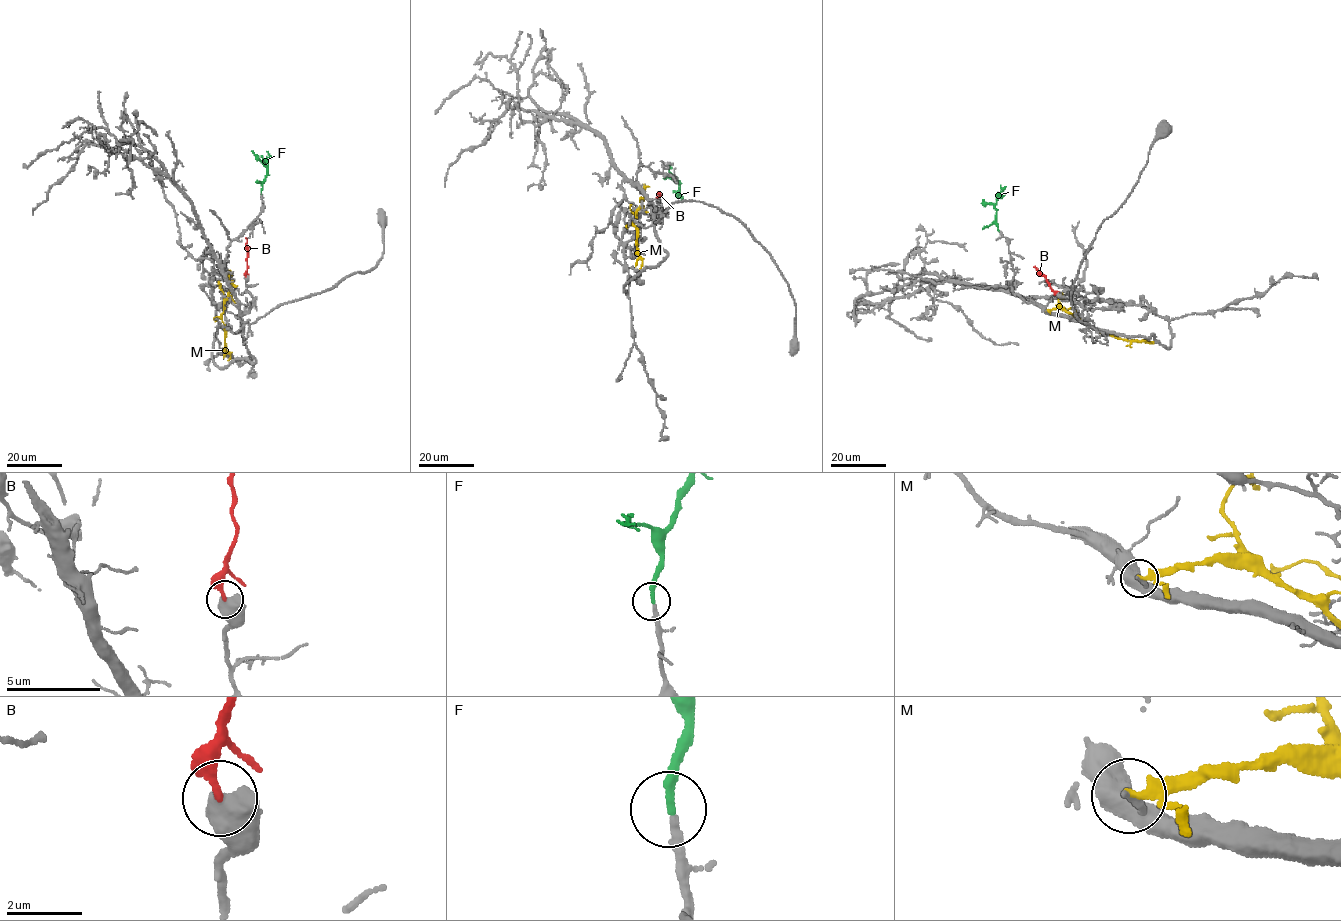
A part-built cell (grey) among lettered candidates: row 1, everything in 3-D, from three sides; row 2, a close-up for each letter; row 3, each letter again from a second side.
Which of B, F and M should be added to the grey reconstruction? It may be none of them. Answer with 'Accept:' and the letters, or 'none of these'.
Accept: F

